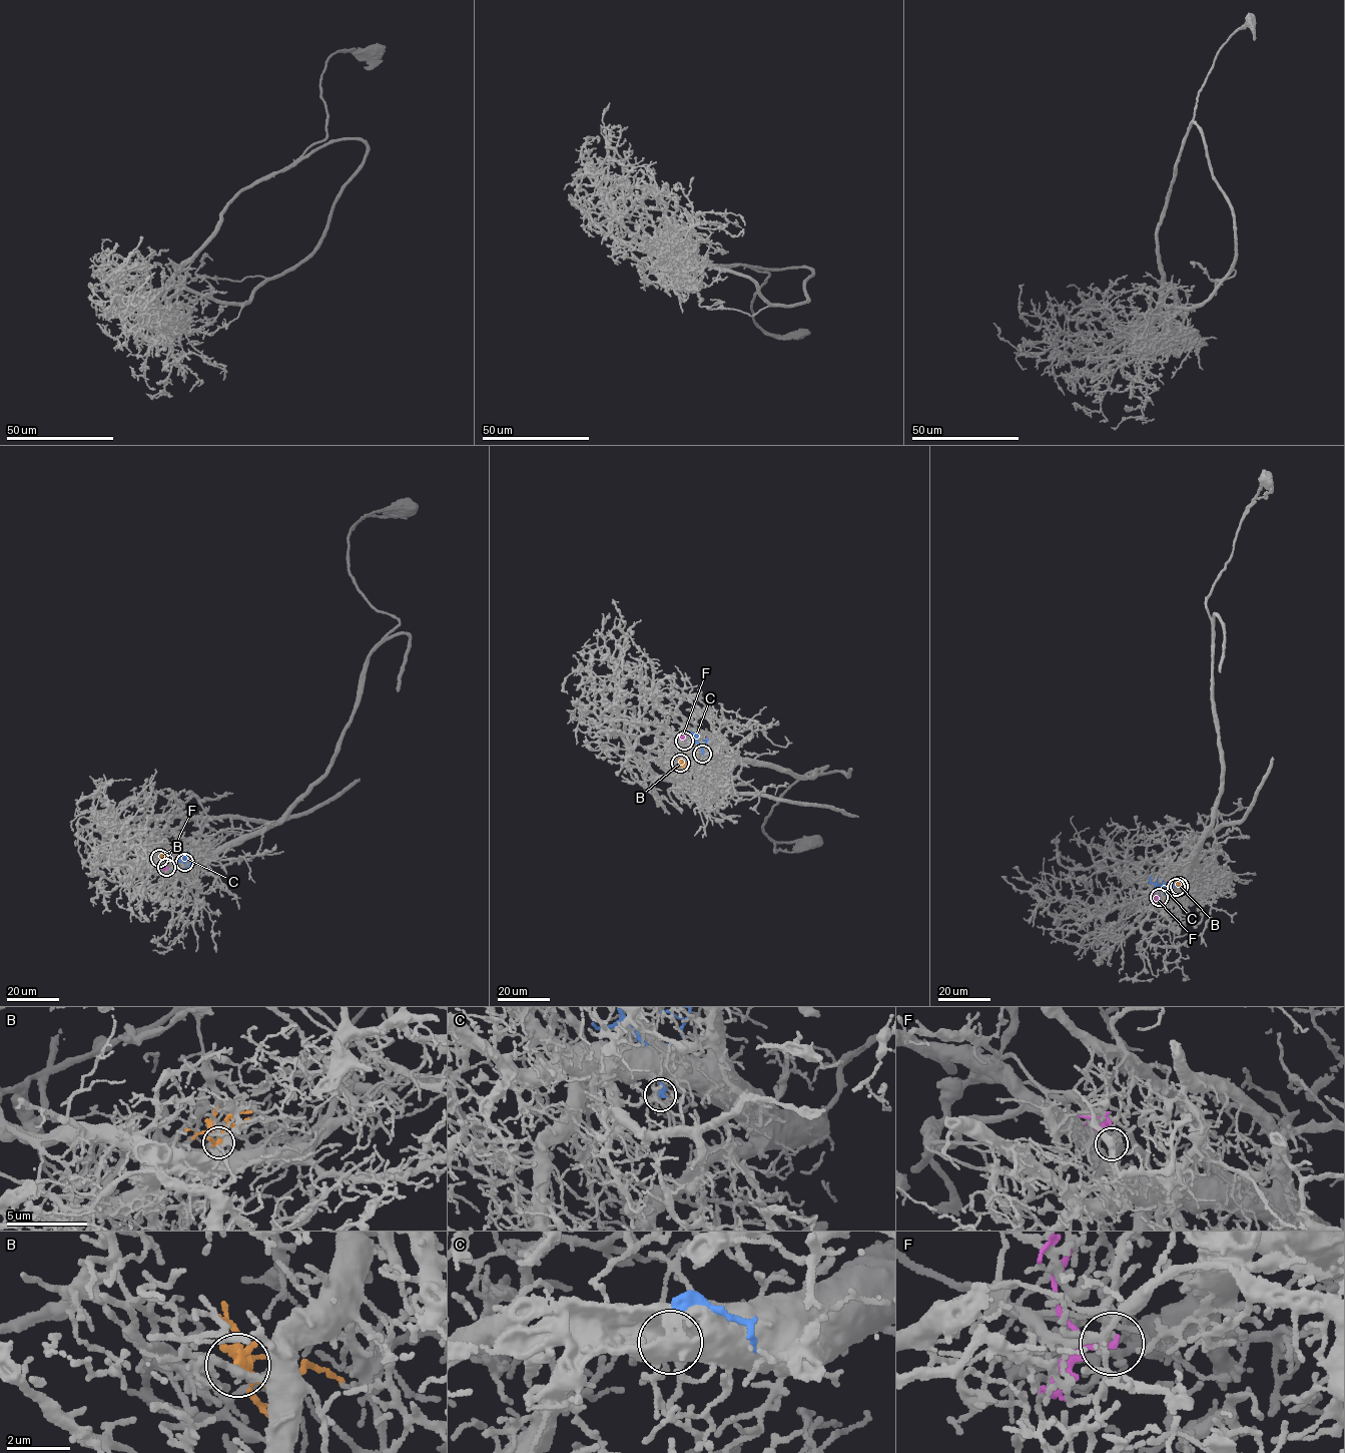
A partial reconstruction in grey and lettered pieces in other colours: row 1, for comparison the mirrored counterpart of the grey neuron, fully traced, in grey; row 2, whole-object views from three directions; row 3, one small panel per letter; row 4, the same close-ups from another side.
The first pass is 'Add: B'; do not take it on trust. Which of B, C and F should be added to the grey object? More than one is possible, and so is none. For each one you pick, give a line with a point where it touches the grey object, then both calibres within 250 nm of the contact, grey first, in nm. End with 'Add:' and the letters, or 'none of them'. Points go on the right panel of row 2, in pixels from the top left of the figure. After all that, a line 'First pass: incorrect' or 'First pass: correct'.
B: meets grey at (1179, 886); 200 nm thick on the grey side, 320 nm on the other
Add: B
First pass: correct

